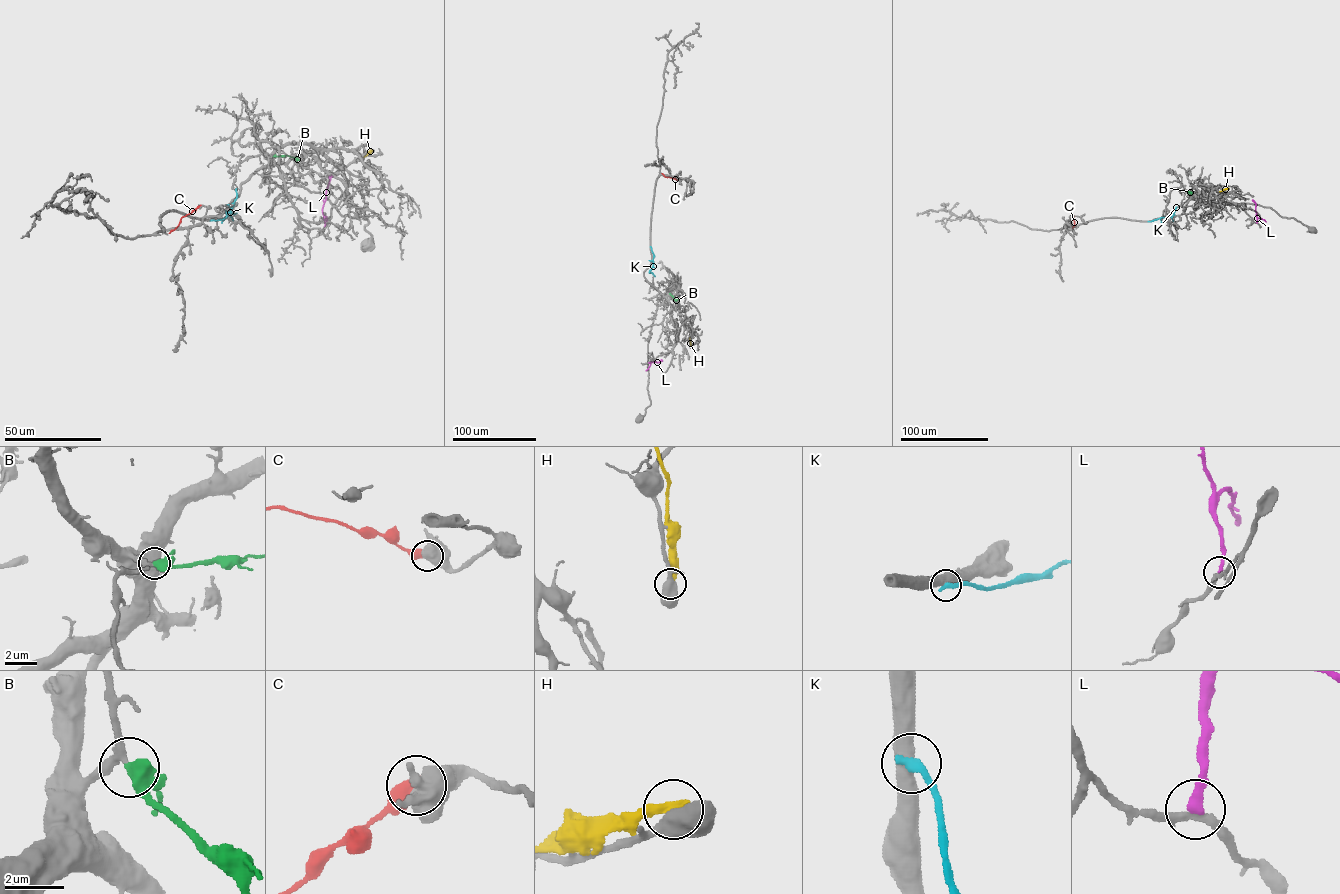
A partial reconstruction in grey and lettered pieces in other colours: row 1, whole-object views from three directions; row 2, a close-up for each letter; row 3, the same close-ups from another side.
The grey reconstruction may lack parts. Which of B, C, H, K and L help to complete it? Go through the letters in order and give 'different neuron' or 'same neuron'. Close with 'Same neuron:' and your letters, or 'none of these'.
B: same neuron
C: different neuron
H: different neuron
K: different neuron
L: different neuron
Same neuron: B

